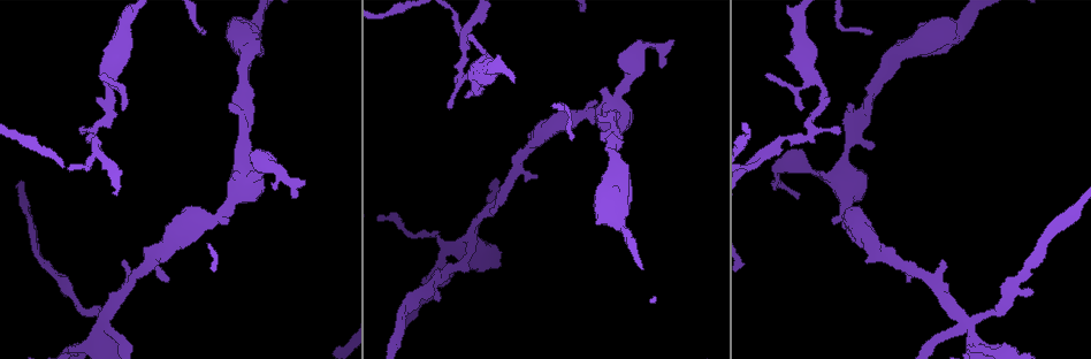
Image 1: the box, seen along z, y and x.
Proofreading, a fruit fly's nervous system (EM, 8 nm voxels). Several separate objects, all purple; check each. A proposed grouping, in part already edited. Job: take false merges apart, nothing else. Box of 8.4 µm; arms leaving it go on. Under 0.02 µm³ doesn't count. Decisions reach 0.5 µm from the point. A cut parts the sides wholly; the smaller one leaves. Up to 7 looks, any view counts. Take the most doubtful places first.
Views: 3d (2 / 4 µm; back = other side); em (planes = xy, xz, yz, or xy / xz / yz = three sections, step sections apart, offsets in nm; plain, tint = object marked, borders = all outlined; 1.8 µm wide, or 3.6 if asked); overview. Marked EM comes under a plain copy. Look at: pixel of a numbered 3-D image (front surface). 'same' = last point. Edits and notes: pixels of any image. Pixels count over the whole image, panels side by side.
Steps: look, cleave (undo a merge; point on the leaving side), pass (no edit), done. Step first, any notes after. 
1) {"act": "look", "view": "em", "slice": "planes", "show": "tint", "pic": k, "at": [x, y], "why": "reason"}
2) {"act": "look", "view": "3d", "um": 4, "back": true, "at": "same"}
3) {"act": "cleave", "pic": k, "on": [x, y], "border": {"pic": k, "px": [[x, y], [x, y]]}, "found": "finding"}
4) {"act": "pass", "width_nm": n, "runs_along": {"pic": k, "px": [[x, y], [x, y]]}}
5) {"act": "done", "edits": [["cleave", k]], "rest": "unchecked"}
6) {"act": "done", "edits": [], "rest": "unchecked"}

{"act": "look", "view": "em", "slice": "planes", "show": "borders", "pic": 1, "at": [966, 319]}

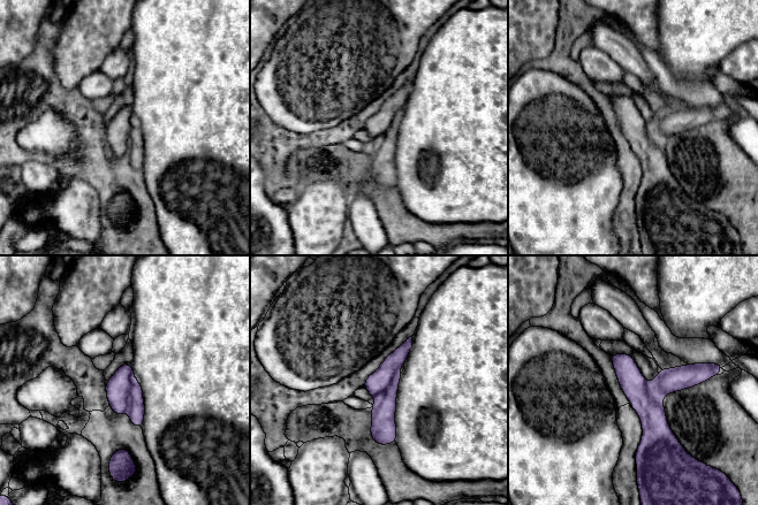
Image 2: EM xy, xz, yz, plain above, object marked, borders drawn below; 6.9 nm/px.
{"act": "cleave", "pic": 2, "on": [136, 410], "border": {"pic": 2, "px": [[135, 379], [129, 391], [127, 410]]}, "found": "two neurons meet here"}

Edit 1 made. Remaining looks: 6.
{"act": "look", "view": "3d", "um": 2, "pic": 1, "at": [823, 100], "why": "calibre changes"}

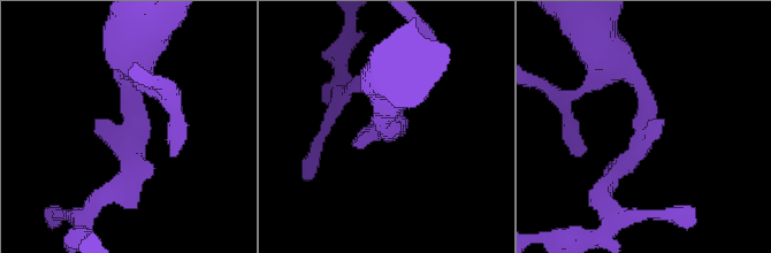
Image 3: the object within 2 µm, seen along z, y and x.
{"act": "look", "view": "em", "slice": "planes", "show": "tint", "pic": 3, "at": [648, 123]}

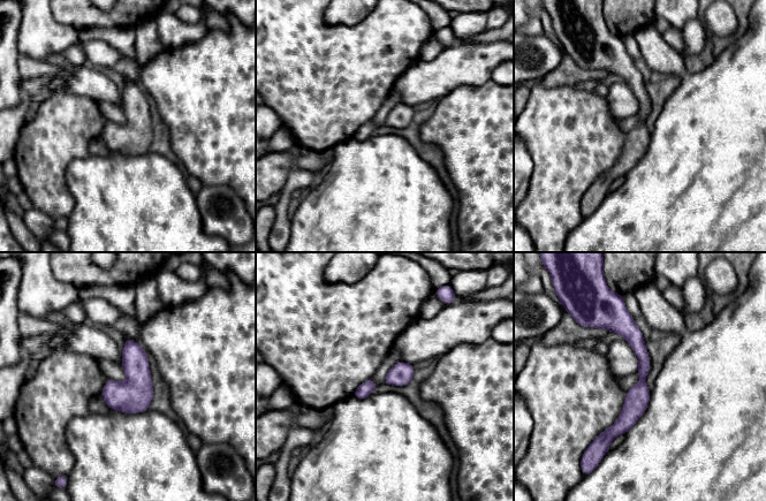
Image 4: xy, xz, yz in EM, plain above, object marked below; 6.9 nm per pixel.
{"act": "pass", "width_nm": 160, "runs_along": {"pic": 4, "px": [[626, 314], [643, 380], [607, 440]]}, "found": "all the same neuron"}

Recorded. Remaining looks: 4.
{"act": "look", "view": "em", "um": 3.6, "slice": "planes", "show": "tint", "pic": 1, "at": [247, 180], "why": "thin neck"}

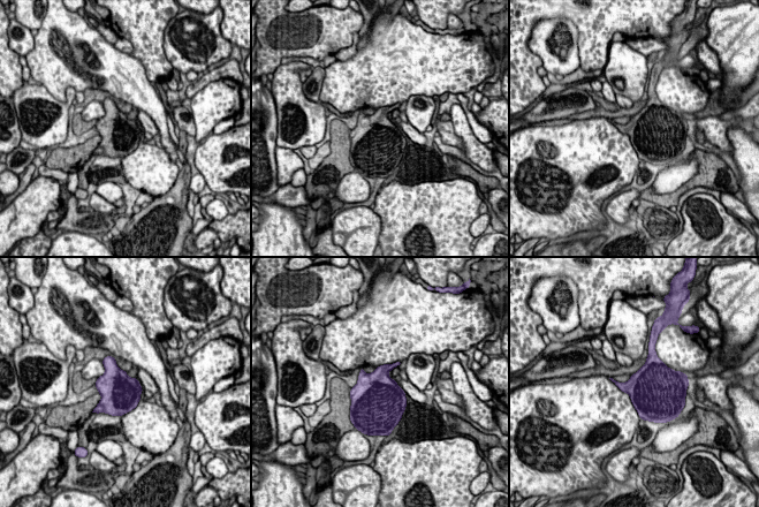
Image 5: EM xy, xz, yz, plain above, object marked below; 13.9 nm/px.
{"act": "pass", "found": "all the same neuron"}

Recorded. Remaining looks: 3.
{"act": "done", "edits": [["cleave", 2]], "rest": "unchecked"}

